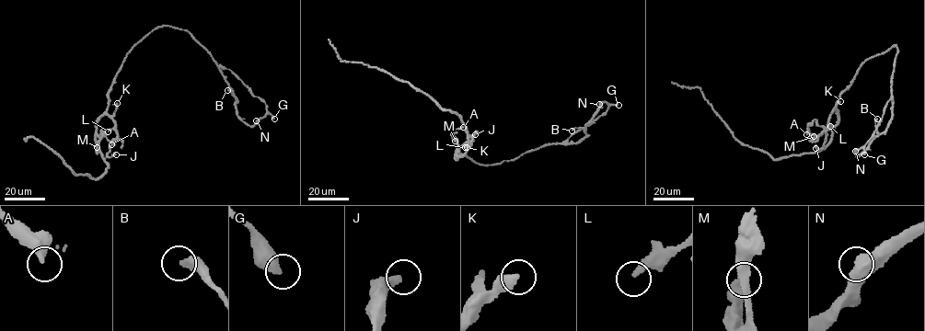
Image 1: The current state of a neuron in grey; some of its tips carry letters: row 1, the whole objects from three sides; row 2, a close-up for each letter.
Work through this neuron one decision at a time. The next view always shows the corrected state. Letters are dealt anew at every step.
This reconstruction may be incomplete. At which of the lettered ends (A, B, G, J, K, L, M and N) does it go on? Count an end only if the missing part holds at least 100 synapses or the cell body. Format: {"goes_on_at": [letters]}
{"goes_on_at": []}

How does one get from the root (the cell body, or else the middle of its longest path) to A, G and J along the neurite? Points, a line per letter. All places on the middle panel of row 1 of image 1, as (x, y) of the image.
A: (458, 150), (456, 156), (457, 159), (457, 141), (453, 134), (454, 130), (463, 127)
G: (458, 150), (459, 155), (486, 165), (514, 159), (560, 144), (618, 105)
J: (458, 150), (472, 141), (471, 145), (475, 134)

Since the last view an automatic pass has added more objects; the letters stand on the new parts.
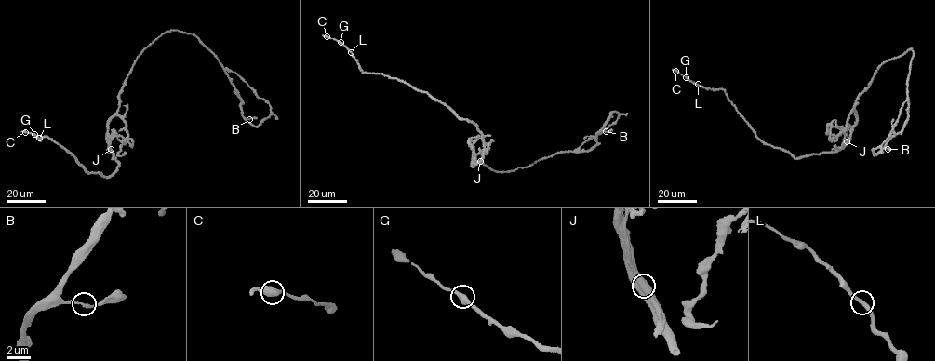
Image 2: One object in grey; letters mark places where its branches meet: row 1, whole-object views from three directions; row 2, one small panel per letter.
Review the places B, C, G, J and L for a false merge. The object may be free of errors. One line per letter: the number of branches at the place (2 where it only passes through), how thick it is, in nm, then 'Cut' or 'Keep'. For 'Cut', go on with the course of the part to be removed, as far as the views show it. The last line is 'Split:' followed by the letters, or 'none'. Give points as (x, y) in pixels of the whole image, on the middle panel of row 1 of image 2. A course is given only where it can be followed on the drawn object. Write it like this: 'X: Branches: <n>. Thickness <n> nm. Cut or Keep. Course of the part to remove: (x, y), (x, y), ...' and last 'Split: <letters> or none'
B: Branches: 2. Thickness 190 nm. Keep
C: Branches: 2. Thickness 600 nm. Keep
G: Branches: 2. Thickness 460 nm. Keep
J: Branches: 2. Thickness 750 nm. Cut. Course of the part to remove: (480, 161), (474, 160), (474, 144), (477, 140), (491, 135)
L: Branches: 2. Thickness 340 nm. Keep
Split: J

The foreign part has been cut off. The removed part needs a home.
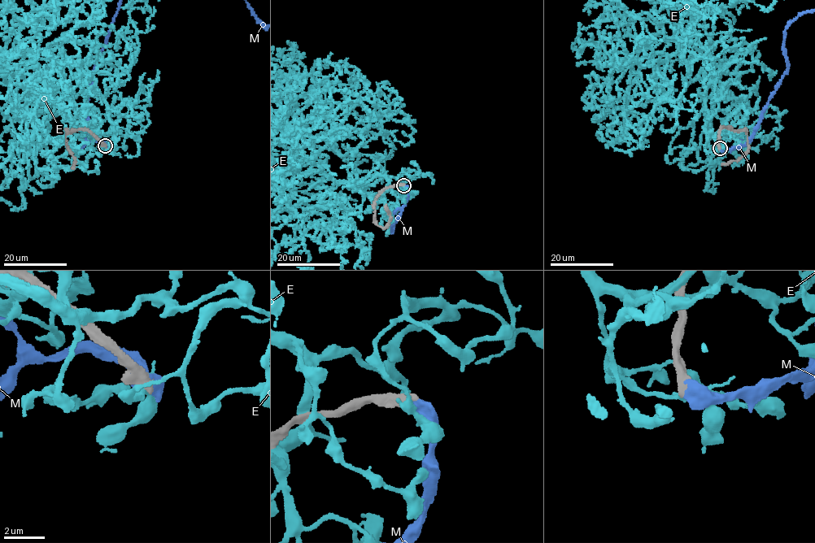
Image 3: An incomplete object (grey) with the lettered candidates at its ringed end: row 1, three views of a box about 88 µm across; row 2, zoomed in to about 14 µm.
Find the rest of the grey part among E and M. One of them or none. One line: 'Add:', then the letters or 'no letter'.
Add: M

